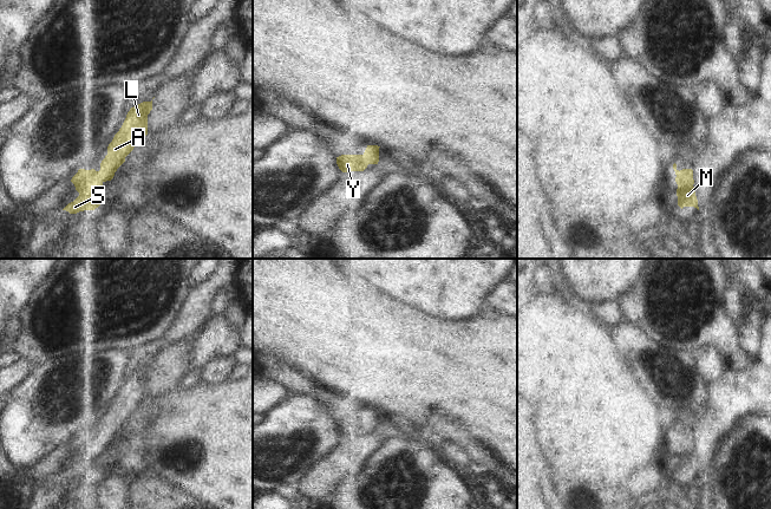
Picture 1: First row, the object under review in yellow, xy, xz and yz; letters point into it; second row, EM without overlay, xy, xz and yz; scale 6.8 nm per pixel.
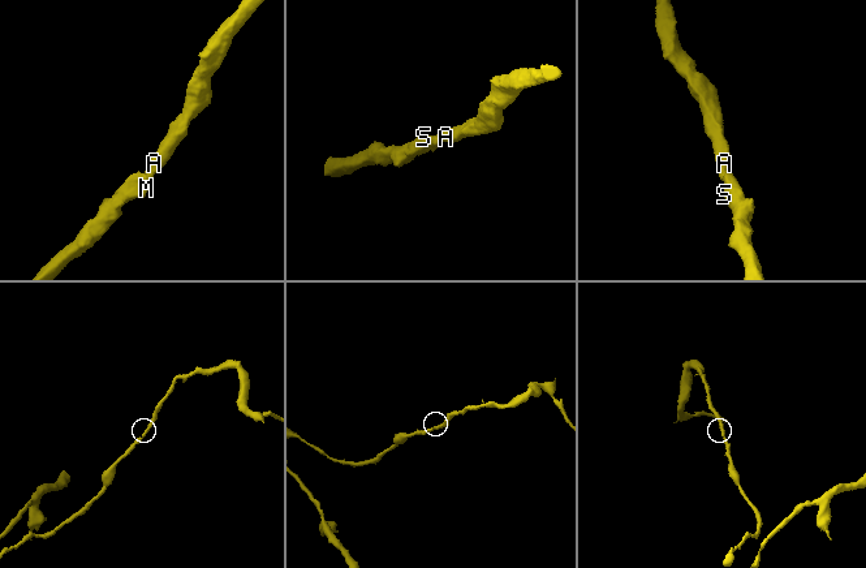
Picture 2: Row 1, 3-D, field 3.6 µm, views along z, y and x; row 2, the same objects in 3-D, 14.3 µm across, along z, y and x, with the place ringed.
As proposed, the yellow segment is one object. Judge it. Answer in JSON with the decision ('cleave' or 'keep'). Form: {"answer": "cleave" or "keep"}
{"answer": "keep"}

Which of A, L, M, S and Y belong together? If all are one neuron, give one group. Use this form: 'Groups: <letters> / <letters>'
Groups: A L M S Y.

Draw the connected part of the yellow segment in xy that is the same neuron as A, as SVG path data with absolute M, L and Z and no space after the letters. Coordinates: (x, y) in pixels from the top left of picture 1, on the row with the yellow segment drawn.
M152 100L143 102L130 109L122 128L107 146L107 155L100 163L100 170L79 169L72 177L71 182L79 196L63 210L77 214L94 210L100 205L103 183L113 178L117 169L125 162L125 157L148 135L148 115L151 110Z

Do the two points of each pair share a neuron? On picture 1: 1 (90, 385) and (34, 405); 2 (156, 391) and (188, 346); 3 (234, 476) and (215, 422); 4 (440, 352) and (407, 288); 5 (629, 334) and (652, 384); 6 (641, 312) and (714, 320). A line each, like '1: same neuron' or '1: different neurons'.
1: same neuron
2: same neuron
3: same neuron
4: different neurons
5: same neuron
6: same neuron

